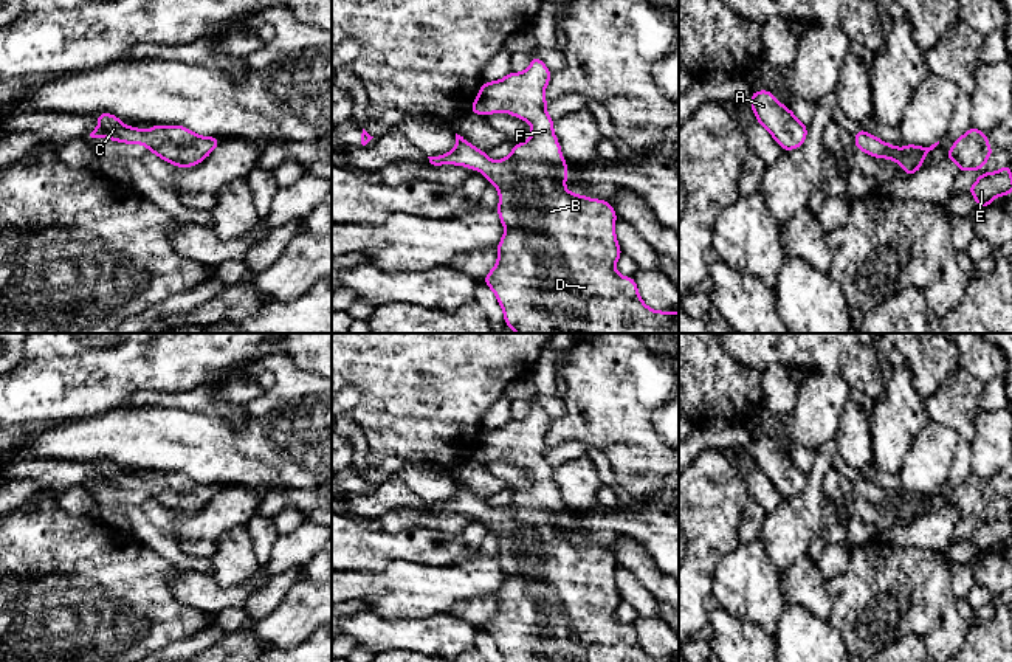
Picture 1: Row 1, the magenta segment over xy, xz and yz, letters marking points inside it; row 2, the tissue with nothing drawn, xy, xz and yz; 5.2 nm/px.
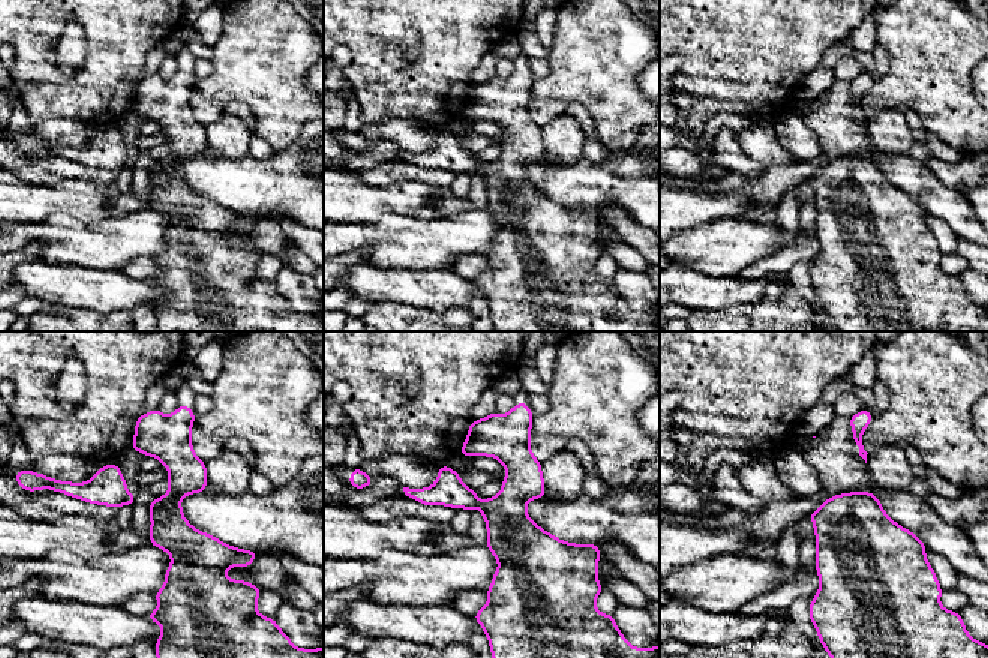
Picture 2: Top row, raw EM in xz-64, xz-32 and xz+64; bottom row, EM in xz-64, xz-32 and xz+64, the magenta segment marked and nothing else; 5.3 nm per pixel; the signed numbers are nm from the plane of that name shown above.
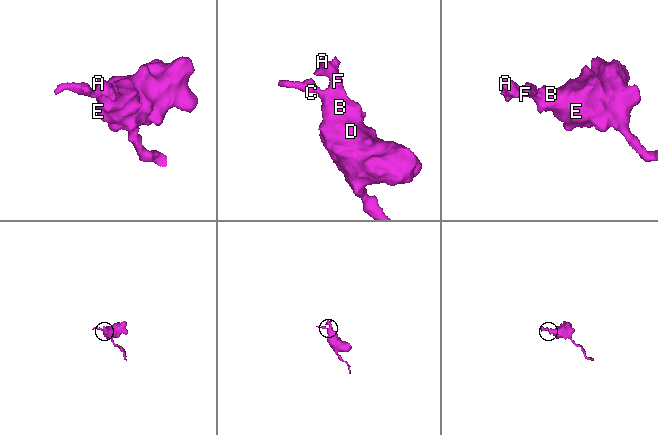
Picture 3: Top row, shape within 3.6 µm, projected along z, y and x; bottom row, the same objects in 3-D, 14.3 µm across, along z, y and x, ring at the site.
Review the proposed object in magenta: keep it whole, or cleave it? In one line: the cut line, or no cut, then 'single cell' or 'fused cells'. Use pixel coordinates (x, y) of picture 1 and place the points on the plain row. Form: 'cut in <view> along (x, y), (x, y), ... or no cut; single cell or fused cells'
no cut; single cell

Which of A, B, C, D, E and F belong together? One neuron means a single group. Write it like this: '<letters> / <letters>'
A B C D E F

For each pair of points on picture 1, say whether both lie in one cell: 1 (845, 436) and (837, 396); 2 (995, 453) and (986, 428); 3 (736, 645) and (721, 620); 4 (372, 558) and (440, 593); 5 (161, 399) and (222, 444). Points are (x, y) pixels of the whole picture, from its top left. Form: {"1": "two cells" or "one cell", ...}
{"1": "two cells", "2": "one cell", "3": "one cell", "4": "two cells", "5": "two cells"}

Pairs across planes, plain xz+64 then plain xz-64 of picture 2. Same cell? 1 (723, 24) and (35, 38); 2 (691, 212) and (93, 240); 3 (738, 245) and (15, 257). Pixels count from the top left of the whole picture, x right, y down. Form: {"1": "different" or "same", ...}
{"1": "same", "2": "different", "3": "different"}

